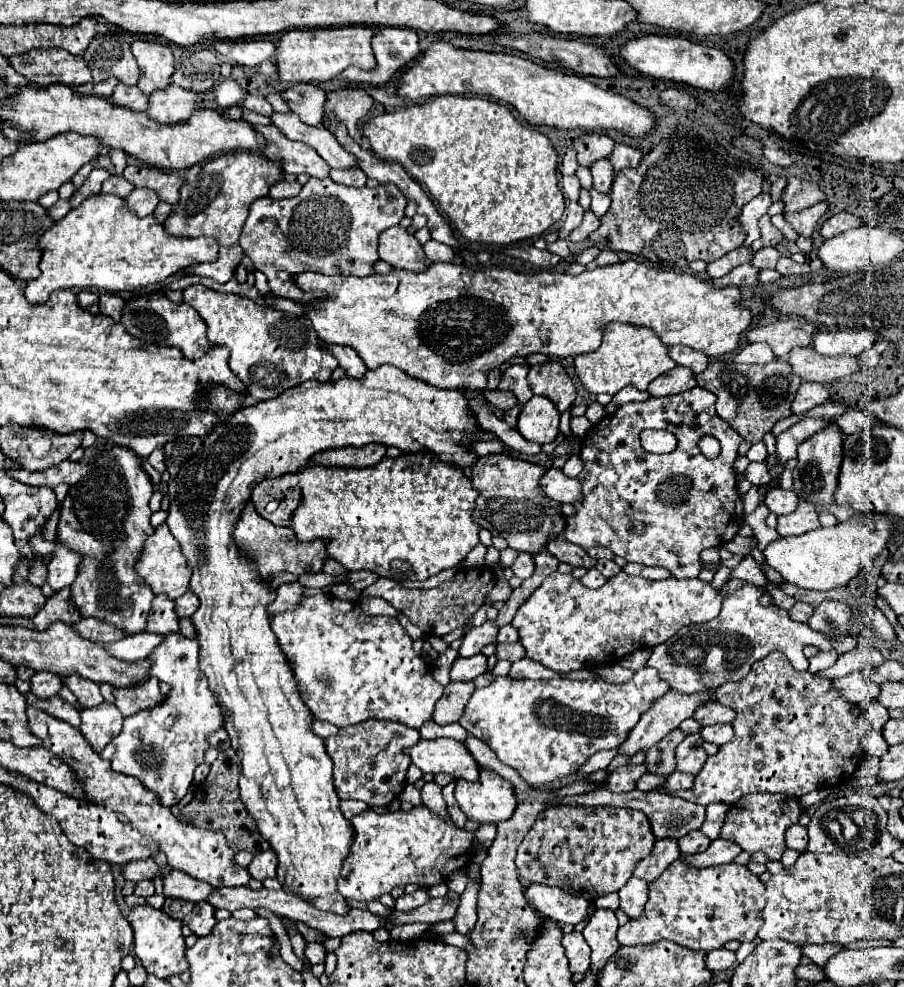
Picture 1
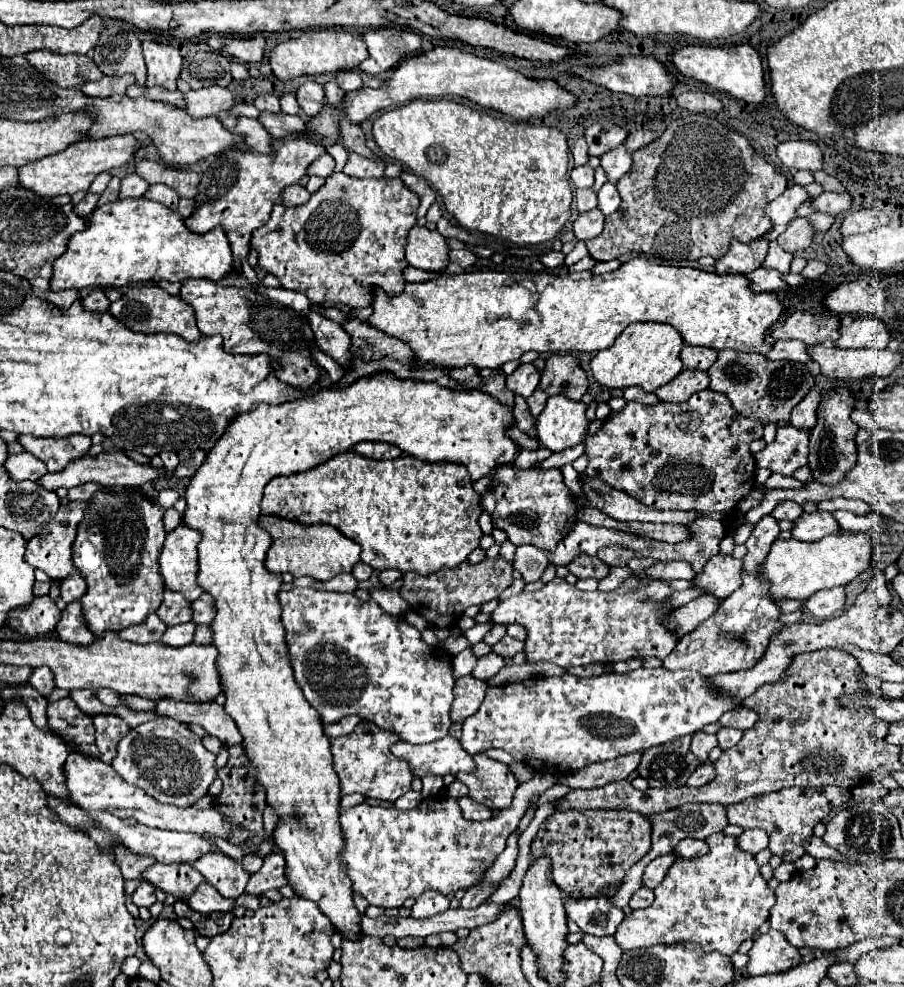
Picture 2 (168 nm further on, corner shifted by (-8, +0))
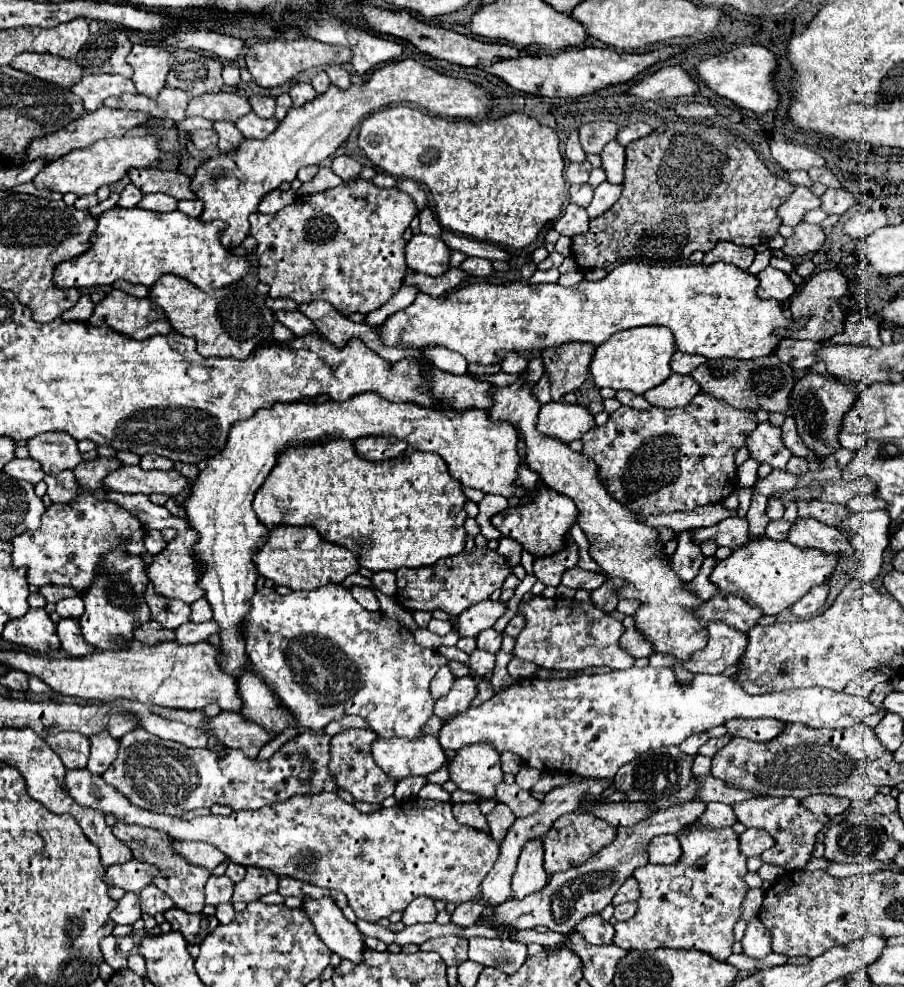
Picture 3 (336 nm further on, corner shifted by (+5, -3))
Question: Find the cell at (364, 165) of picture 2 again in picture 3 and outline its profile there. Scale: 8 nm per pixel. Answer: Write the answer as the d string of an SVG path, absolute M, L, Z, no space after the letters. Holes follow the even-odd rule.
M342 154L342 156L336 156L336 158L334 158L332 170L334 170L336 176L340 176L344 182L348 182L348 180L354 180L354 178L360 176L362 164L360 164L358 160L354 160L352 156Z

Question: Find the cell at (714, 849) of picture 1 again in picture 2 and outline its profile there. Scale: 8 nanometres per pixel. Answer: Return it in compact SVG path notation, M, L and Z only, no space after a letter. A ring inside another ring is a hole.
M745 829L743 835L739 837L739 847L753 855L767 849L767 845L769 845L769 835L761 829Z

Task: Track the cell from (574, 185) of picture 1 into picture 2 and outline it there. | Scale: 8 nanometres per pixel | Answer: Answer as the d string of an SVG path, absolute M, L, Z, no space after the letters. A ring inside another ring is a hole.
M581 165L581 167L575 167L571 171L571 181L577 189L583 189L583 187L593 187L593 181L595 181L595 169L589 167L589 165Z

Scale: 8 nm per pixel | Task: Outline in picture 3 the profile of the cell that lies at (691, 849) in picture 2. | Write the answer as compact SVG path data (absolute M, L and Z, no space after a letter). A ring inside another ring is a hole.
M658 836L650 842L648 854L652 864L674 864L682 854L682 846L676 836Z

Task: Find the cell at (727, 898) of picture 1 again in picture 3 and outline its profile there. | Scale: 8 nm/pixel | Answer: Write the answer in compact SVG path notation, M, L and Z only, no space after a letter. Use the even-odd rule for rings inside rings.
M692 828L688 834L678 836L682 844L682 858L676 864L660 866L660 864L646 864L640 870L634 870L634 876L640 884L640 900L638 912L634 918L616 922L616 936L614 944L624 950L652 950L652 948L690 948L702 950L714 956L716 960L724 962L732 954L734 944L734 924L742 918L742 904L746 892L750 890L744 882L748 872L746 856L738 850L738 834L732 828L720 830L700 830Z

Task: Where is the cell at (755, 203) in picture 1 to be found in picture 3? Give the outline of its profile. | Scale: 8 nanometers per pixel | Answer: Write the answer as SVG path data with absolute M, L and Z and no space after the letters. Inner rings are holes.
M796 186L794 192L778 206L776 214L778 218L782 220L782 224L786 226L796 226L802 222L802 216L812 210L812 208L818 208L820 206L820 198L814 196L810 192L810 188L804 188L804 186Z

